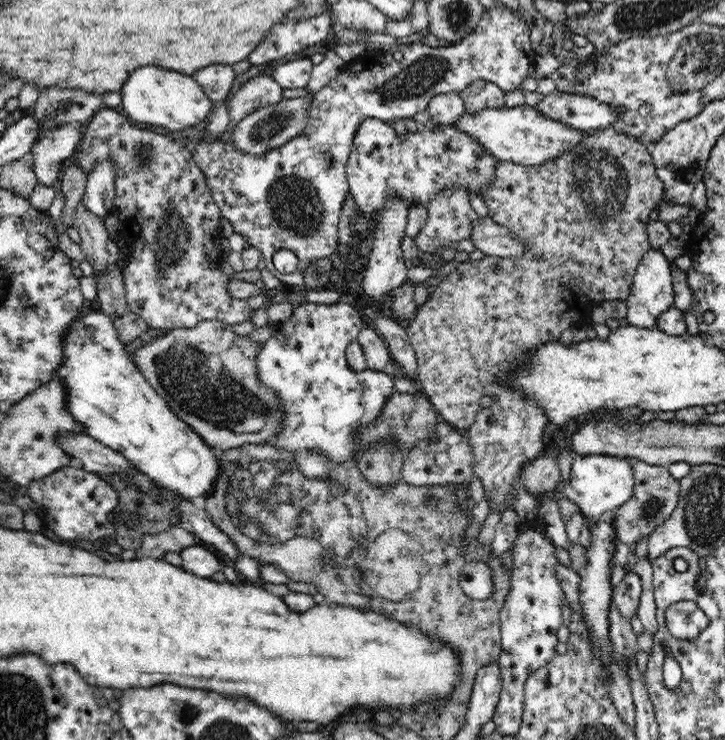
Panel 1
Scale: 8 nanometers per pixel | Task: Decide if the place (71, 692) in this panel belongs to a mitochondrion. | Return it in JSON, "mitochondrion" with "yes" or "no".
{"mitochondrion":"no"}

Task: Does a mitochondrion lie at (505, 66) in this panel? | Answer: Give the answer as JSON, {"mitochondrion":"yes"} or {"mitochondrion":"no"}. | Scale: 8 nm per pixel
{"mitochondrion":"no"}

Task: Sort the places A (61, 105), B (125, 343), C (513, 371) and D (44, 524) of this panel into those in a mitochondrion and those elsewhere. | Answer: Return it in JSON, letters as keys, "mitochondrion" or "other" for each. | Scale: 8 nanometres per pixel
{"A":"mitochondrion","B":"other","C":"other","D":"other"}

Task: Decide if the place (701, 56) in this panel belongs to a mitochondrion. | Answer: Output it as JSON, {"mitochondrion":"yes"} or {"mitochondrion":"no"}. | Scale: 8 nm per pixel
{"mitochondrion":"yes"}

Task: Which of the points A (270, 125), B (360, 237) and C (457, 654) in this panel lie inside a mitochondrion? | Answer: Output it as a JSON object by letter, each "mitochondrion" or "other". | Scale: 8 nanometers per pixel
{"A":"mitochondrion","B":"other","C":"other"}

